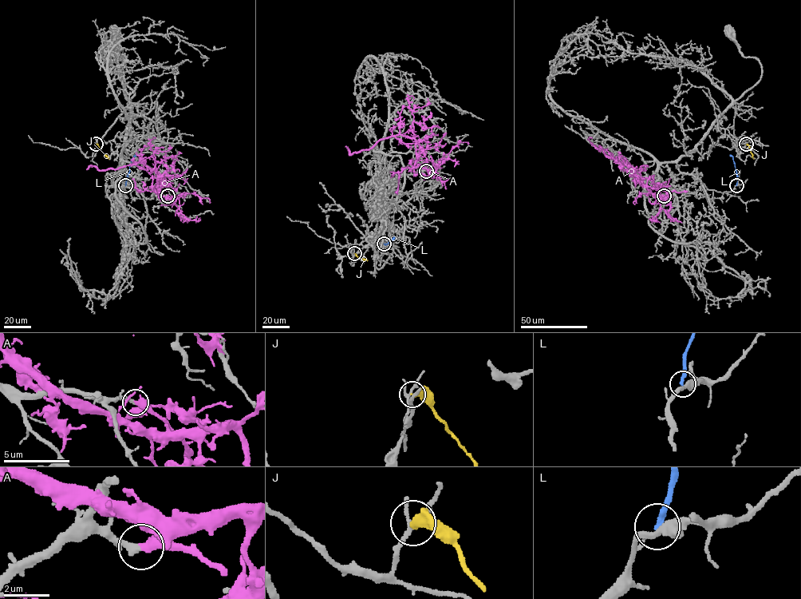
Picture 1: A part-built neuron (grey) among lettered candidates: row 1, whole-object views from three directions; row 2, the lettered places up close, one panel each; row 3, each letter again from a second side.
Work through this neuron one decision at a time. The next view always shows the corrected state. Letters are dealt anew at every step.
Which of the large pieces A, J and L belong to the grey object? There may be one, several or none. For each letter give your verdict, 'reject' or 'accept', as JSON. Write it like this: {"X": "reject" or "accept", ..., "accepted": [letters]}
{"A": "reject", "J": "reject", "L": "reject", "accepted": []}

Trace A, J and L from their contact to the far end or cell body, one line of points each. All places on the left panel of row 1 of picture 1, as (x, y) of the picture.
A: (167, 196), (181, 217), (179, 200), (154, 190), (160, 176), (143, 163), (87, 169)
J: (96, 144), (108, 159)
L: (125, 185), (132, 159), (136, 155)

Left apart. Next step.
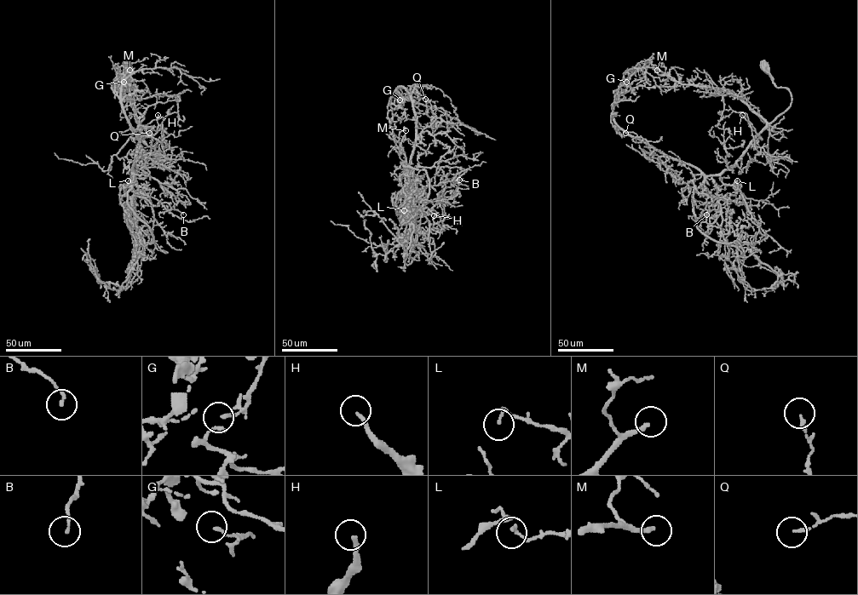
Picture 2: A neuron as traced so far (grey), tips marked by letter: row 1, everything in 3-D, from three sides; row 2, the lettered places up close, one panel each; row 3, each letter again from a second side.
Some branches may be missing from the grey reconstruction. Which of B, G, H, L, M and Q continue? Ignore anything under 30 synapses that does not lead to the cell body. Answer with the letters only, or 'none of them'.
H, M

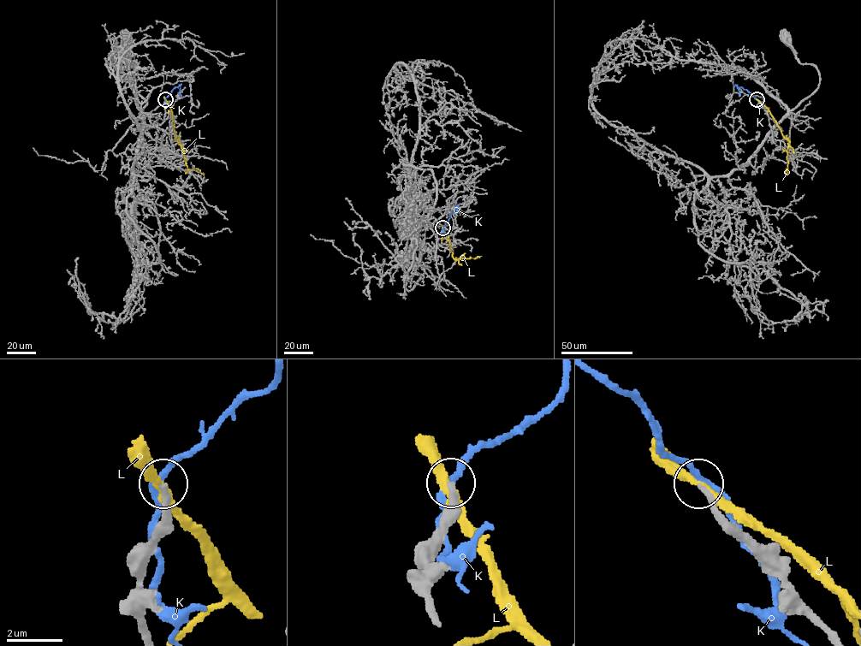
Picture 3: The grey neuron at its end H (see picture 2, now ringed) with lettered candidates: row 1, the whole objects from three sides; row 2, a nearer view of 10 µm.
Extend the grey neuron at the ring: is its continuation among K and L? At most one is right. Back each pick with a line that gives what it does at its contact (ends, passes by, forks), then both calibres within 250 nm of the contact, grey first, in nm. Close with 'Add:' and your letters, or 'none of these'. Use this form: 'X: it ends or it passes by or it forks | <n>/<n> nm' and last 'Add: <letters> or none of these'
Add: none of these

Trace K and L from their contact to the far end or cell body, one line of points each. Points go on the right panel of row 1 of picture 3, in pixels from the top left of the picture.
K: (757, 98), (737, 85), (739, 97)
L: (757, 99), (766, 107), (789, 141), (787, 169), (785, 174)

